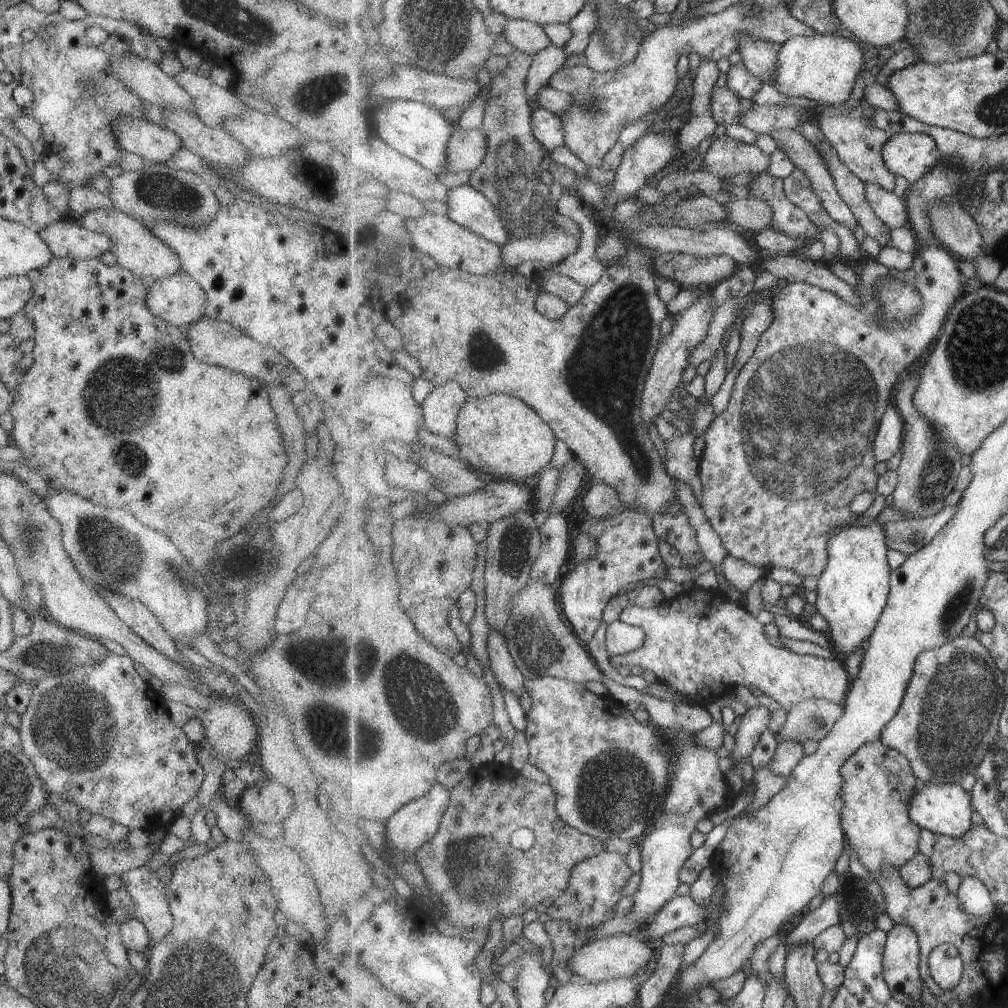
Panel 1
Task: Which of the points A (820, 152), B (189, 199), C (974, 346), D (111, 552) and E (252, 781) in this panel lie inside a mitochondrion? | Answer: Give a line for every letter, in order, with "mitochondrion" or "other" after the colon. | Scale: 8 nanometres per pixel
A: other
B: mitochondrion
C: mitochondrion
D: mitochondrion
E: other

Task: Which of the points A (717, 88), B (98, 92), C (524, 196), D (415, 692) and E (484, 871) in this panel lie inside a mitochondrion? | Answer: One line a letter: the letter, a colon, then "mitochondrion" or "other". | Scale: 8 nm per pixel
A: other
B: mitochondrion
C: mitochondrion
D: mitochondrion
E: mitochondrion

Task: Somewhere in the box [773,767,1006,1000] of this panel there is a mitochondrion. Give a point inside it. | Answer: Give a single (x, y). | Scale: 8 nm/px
(858, 904)

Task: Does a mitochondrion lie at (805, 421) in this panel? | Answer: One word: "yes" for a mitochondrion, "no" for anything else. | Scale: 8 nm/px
yes

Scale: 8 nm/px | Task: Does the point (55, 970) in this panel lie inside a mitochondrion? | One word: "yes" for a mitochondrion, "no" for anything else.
yes

